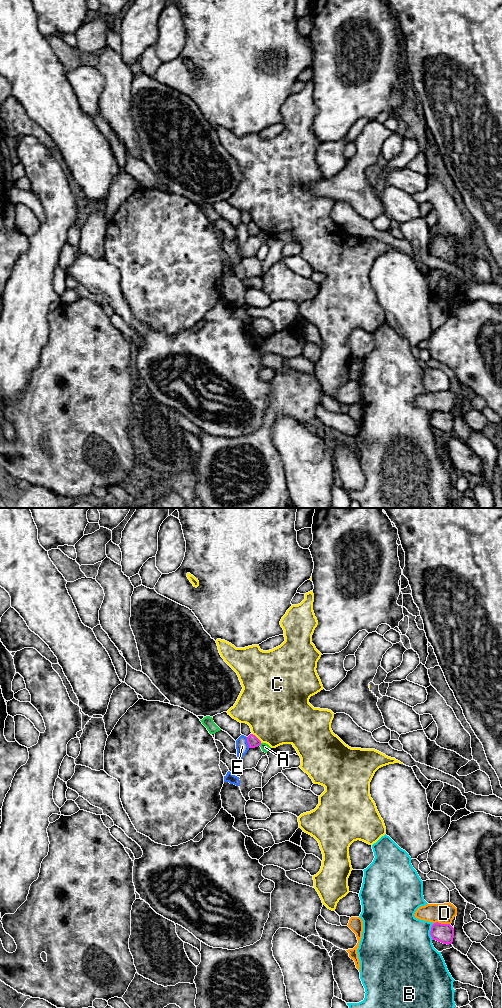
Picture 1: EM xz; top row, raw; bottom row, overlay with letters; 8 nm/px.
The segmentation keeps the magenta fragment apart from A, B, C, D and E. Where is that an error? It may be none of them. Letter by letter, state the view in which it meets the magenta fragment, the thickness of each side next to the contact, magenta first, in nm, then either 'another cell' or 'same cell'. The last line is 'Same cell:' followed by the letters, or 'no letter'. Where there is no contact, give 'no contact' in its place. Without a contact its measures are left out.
A: contact in xz; calibres 90 and 70 nm; another cell
B: contact in xz; calibres 160 and 480 nm; another cell
C: contact in xz; calibres 90 and 480 nm; another cell
D: contact in xz; calibres 160 and 160 nm; another cell
E: contact in xz; calibres 90 and 100 nm; another cell
Same cell: no letter

